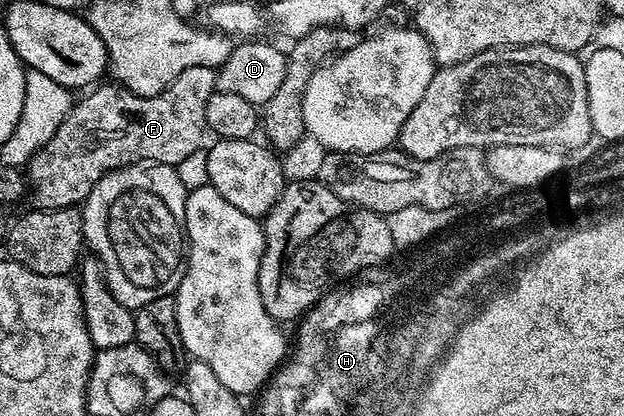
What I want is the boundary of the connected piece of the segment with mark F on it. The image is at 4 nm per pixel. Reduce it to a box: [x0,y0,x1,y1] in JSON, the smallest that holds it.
[27,67,218,211]

